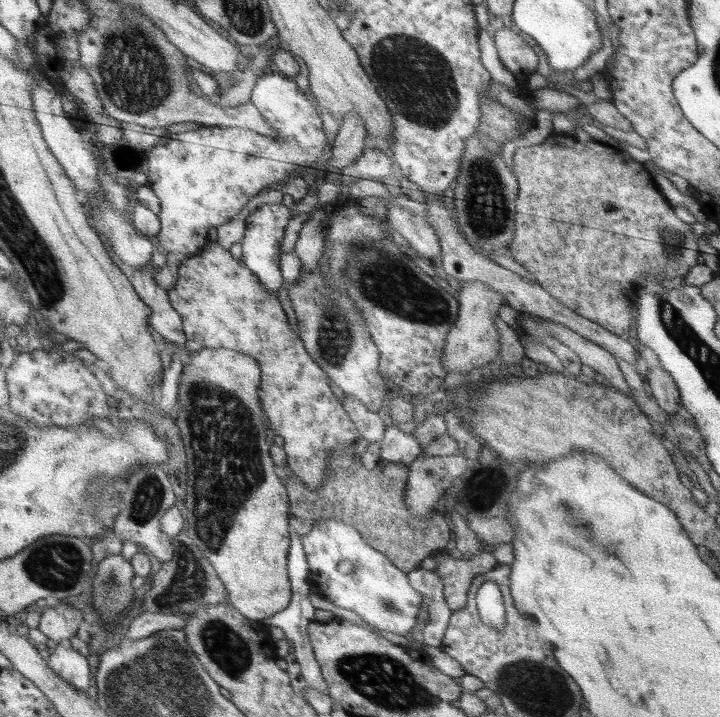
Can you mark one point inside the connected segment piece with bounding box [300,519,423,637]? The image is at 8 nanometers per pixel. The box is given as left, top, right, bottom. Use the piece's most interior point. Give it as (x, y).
(380, 593)

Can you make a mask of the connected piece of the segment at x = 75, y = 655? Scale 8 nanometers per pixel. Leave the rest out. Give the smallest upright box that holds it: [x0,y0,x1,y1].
[48,643,90,692]

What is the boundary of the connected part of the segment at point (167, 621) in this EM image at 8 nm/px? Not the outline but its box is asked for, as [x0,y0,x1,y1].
[126,613,189,640]

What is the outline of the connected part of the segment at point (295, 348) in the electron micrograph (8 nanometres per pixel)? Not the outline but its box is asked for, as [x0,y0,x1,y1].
[167,242,361,490]

